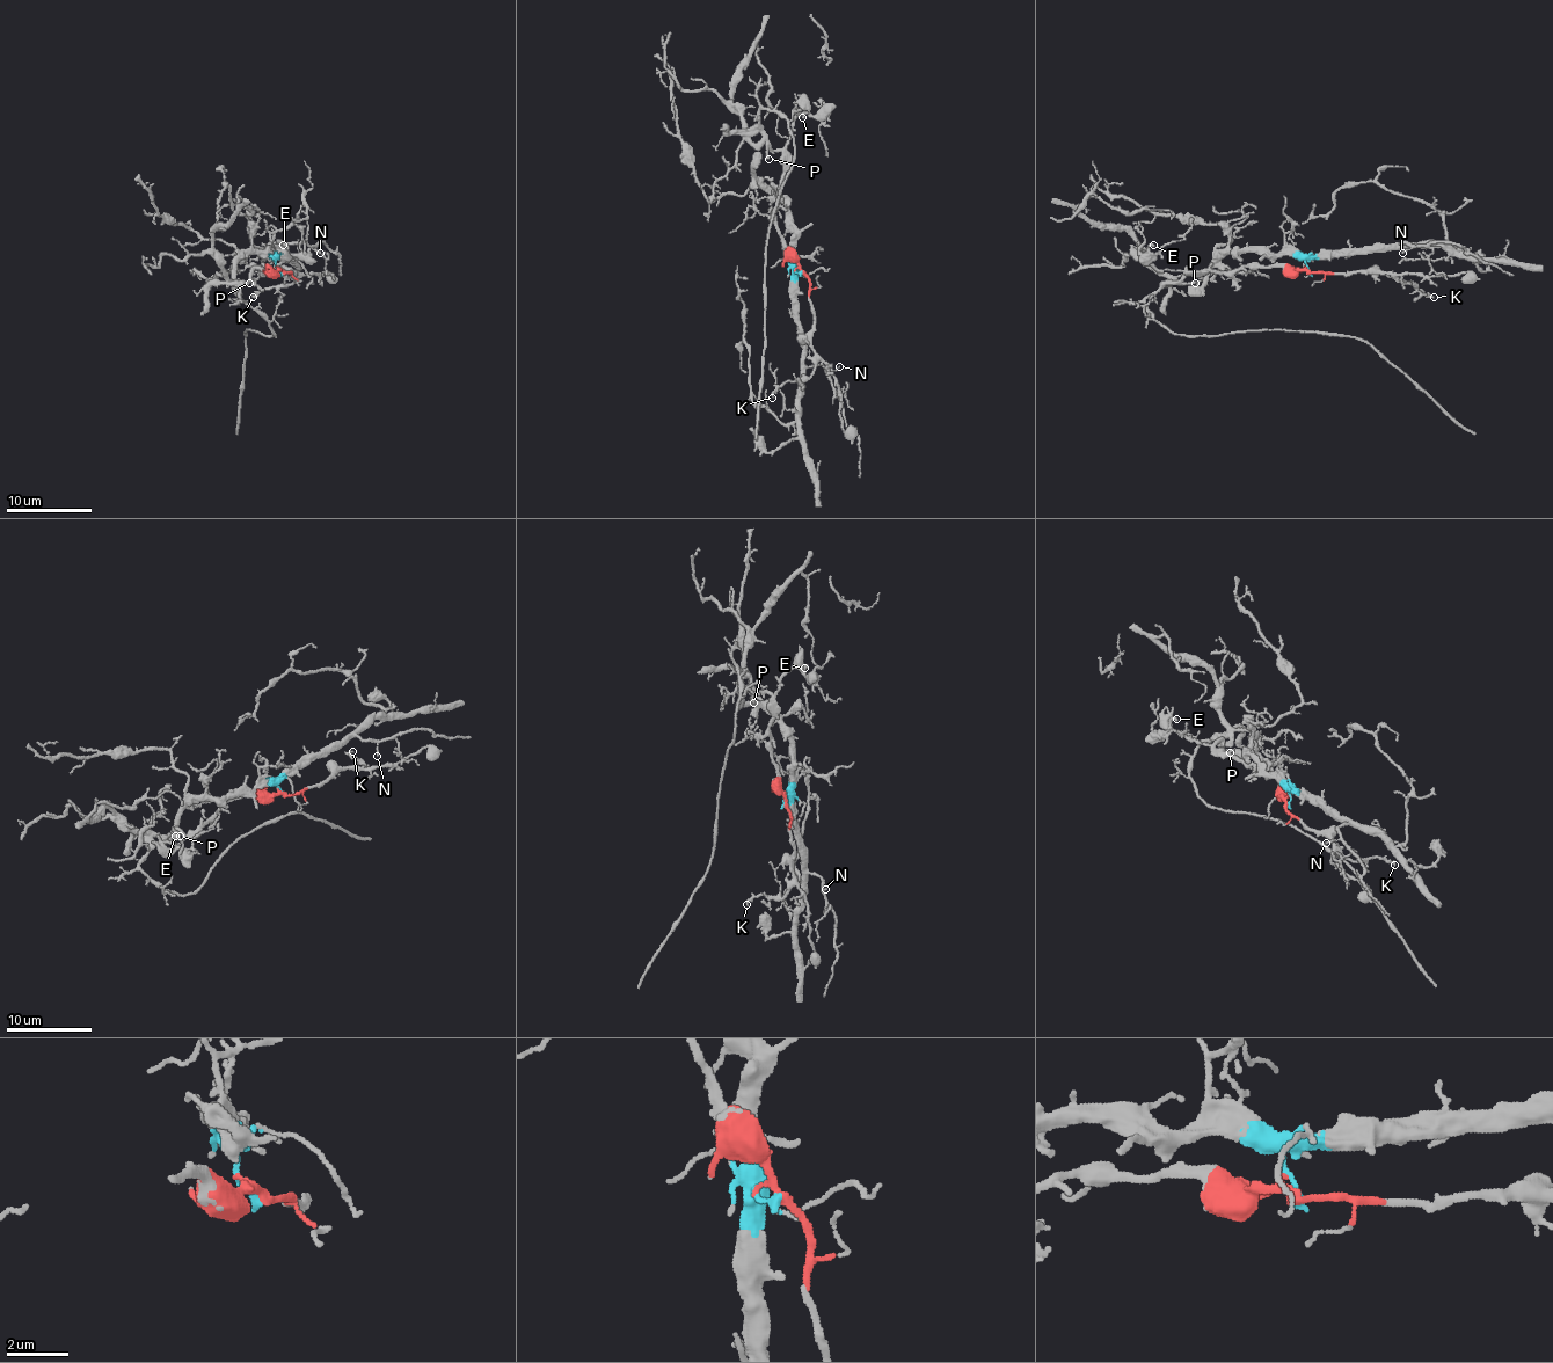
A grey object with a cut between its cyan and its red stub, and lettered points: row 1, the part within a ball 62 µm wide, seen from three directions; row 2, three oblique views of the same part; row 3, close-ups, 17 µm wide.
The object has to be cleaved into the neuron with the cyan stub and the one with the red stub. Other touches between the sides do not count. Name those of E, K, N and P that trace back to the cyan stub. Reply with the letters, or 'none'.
N

